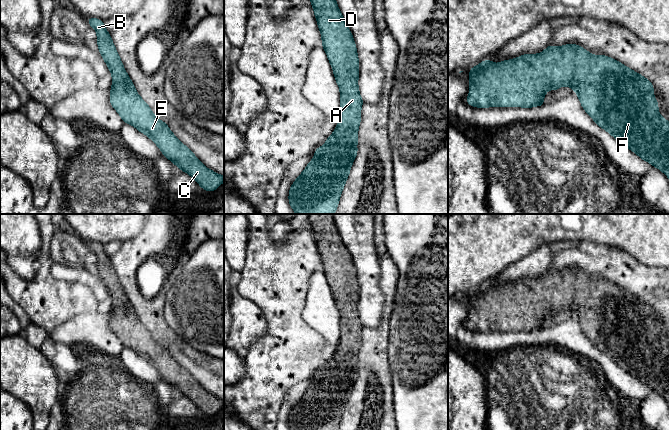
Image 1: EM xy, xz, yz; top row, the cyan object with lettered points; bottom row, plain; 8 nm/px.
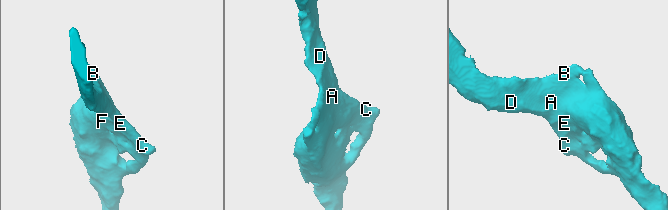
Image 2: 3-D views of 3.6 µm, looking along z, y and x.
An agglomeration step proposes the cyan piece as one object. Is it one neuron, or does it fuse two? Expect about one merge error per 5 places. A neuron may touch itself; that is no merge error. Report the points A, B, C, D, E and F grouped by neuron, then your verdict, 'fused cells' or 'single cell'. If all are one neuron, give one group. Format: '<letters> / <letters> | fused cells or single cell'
A B C D E F | single cell

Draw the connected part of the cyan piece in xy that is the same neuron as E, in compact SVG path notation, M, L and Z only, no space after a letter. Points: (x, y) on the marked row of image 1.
M92 17L87 18L87 21L97 32L99 52L112 74L110 104L123 122L148 136L166 158L178 169L188 173L205 191L216 190L224 182L224 176L205 167L192 151L177 139L167 124L153 114L125 71L104 22Z

